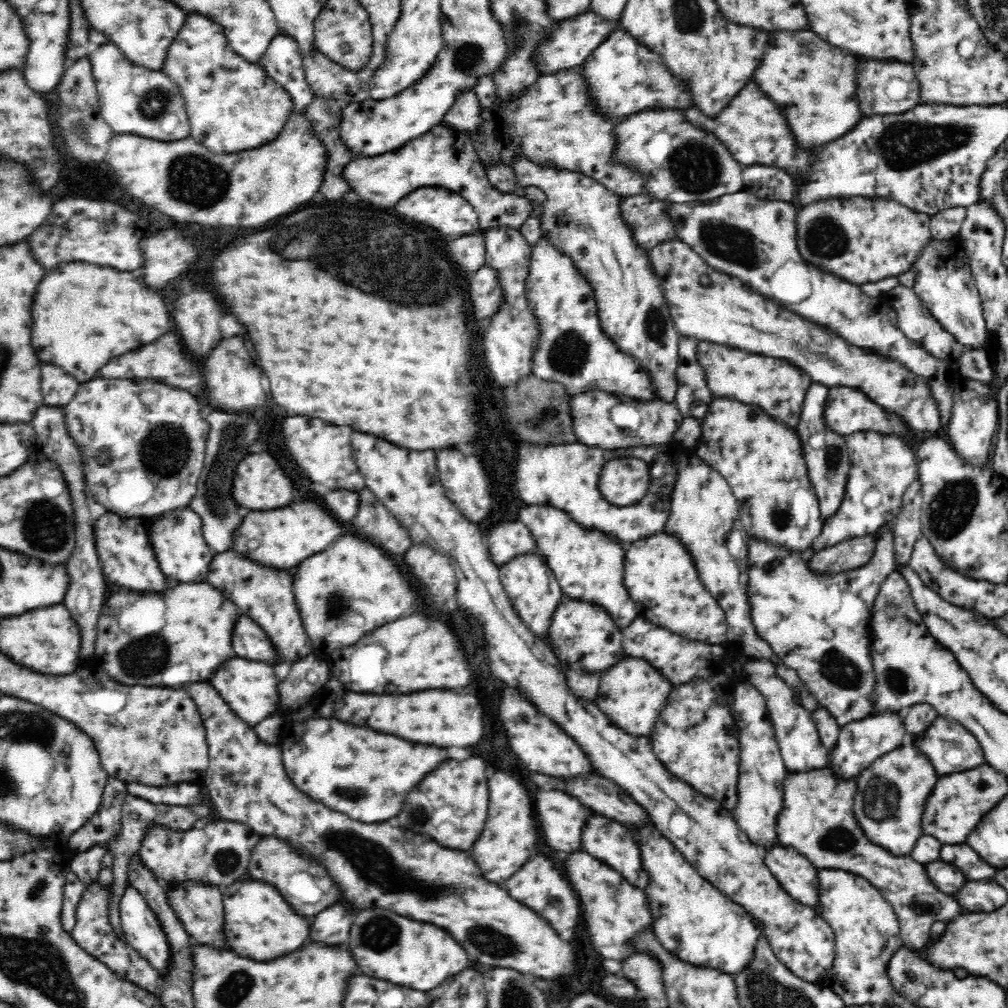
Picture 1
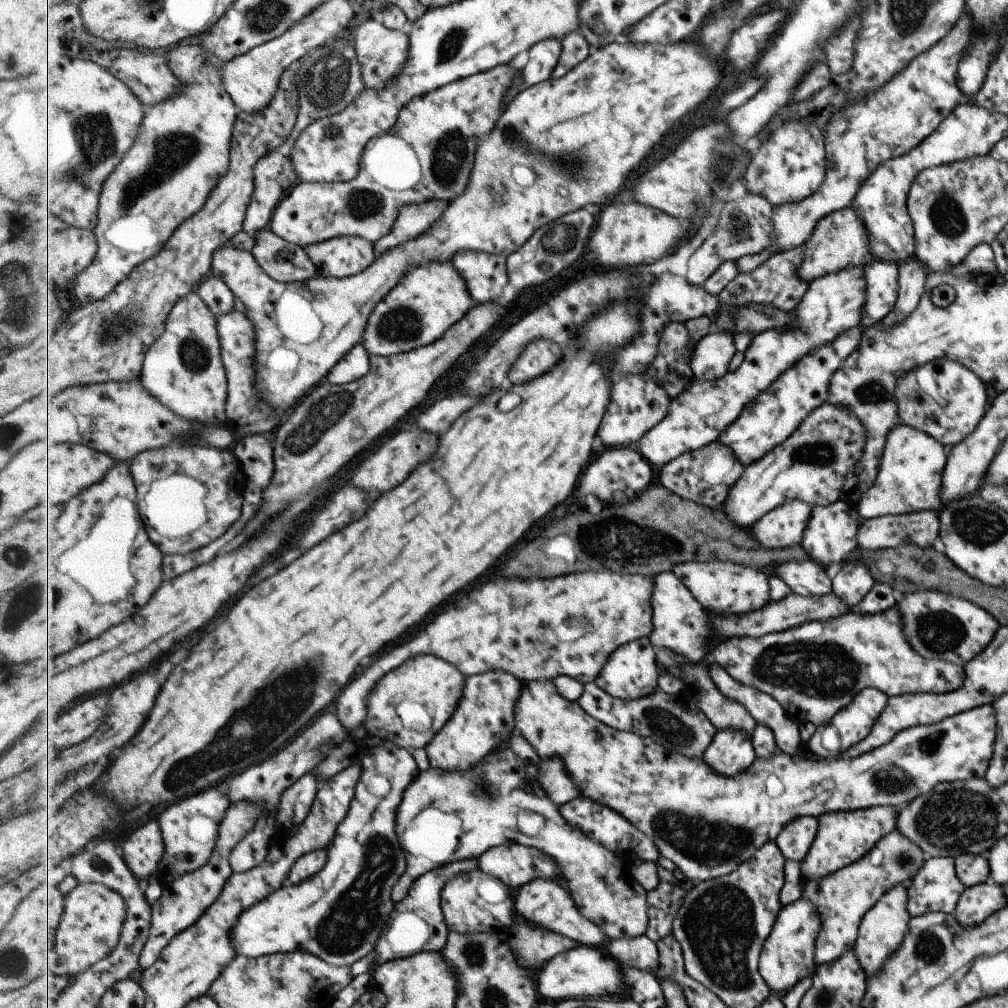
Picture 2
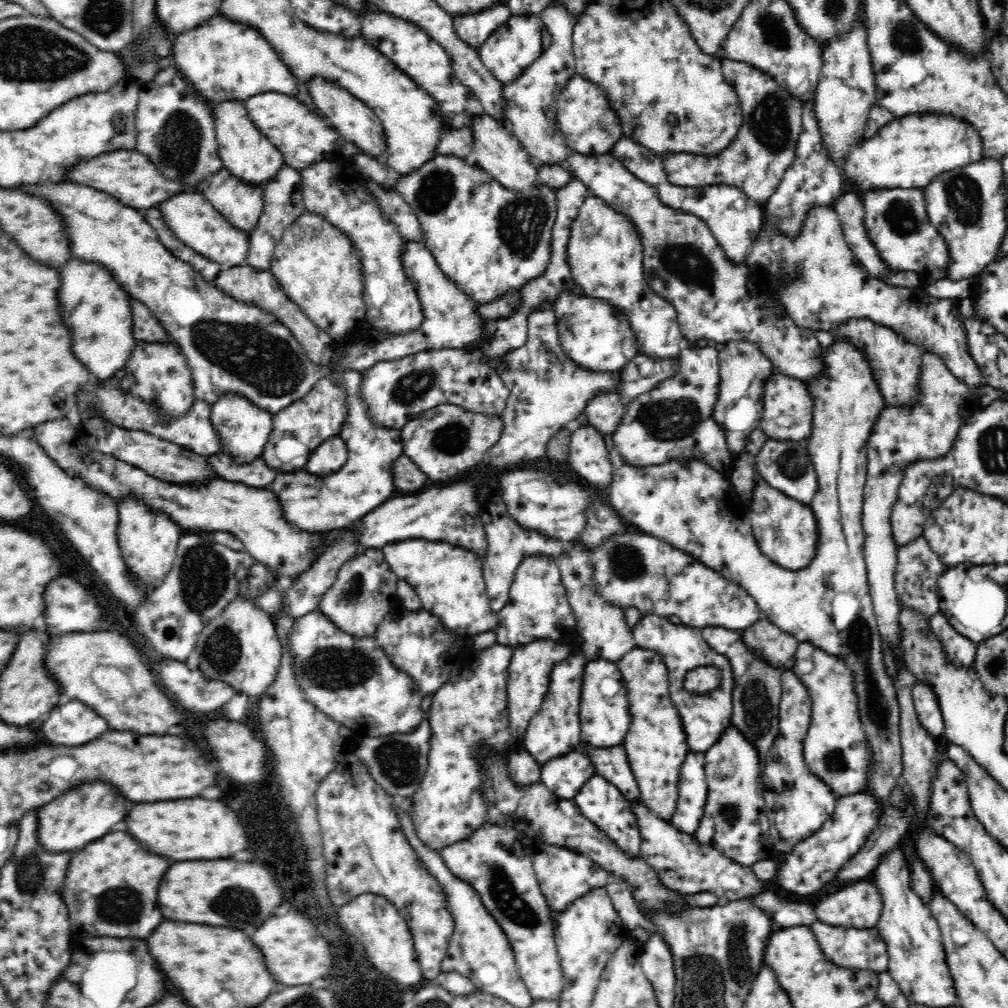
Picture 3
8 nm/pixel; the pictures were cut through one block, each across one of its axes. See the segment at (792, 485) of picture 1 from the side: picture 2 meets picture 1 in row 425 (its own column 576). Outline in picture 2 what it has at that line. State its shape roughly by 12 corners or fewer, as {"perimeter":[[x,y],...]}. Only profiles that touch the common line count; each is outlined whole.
{"perimeter":[[529,682],[517,733],[689,879],[793,820],[984,777],[982,705],[721,775]]}

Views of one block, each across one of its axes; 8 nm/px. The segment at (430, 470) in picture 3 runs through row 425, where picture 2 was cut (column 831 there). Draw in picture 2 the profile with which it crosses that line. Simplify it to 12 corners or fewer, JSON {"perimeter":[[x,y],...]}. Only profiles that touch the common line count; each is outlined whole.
{"perimeter":[[827,404],[744,468],[724,510],[750,531],[790,501],[831,505],[867,430]]}

